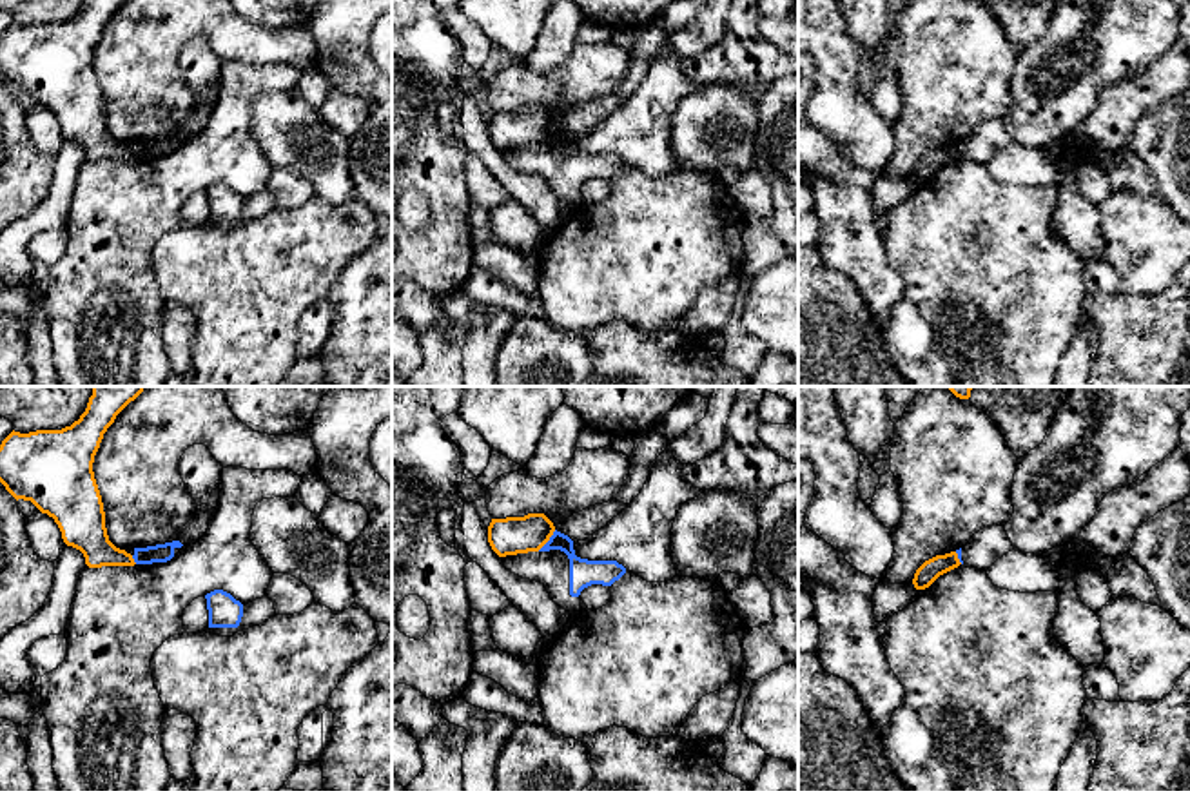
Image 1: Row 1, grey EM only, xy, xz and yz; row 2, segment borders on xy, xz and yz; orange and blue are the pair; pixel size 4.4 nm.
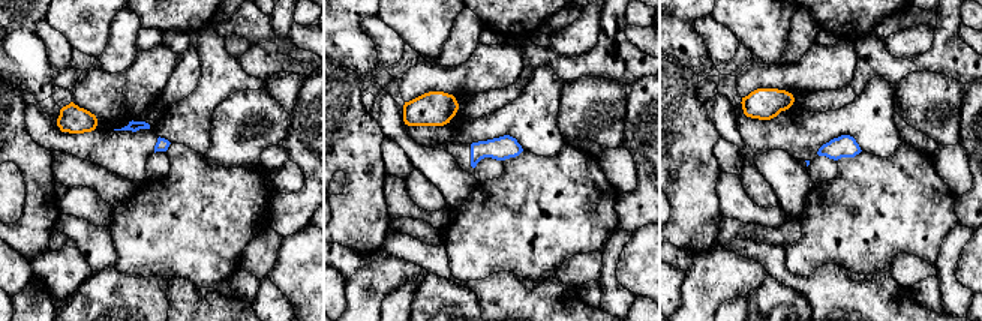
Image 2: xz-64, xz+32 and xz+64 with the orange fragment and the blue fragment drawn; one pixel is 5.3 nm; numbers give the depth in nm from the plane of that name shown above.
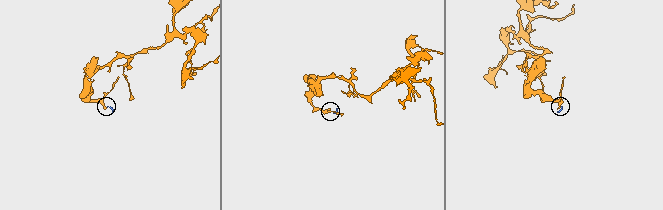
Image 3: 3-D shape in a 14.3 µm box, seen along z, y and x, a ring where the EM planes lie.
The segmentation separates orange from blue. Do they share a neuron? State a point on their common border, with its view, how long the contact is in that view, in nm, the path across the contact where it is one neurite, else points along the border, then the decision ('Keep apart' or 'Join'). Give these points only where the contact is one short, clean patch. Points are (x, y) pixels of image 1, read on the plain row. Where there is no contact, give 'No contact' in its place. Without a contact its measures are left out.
Touches orange at xz (546, 135). Shared border 130 nm. Boundary: xz (555, 124), (537, 144). Keep apart

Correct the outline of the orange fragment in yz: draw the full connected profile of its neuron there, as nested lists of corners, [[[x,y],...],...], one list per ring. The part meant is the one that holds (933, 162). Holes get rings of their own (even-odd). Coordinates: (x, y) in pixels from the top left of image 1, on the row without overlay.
[[[956,145],[936,149],[925,154],[914,167],[912,178],[916,183],[929,181],[940,169],[958,161],[961,156]]]

